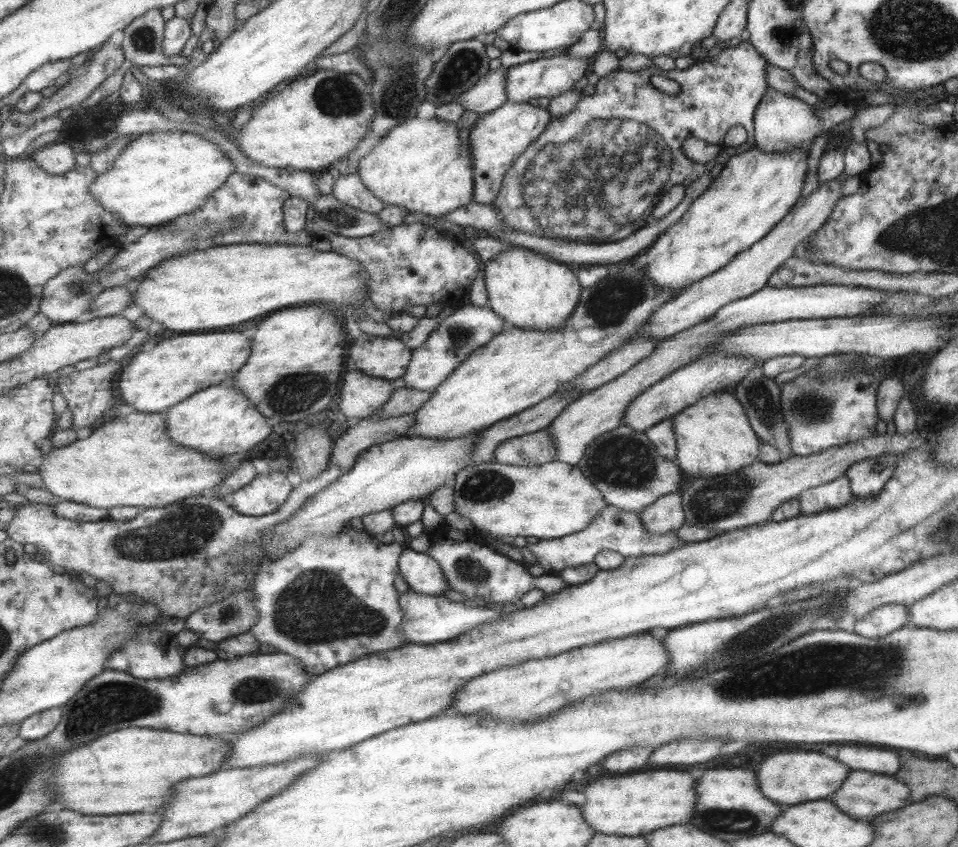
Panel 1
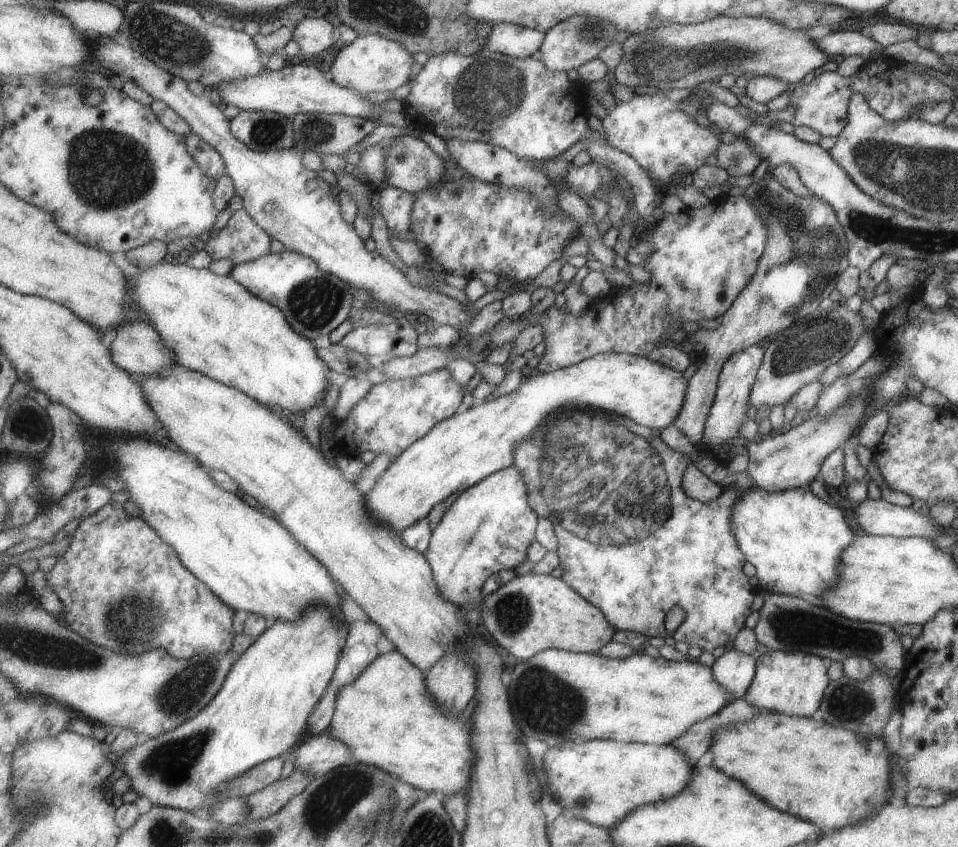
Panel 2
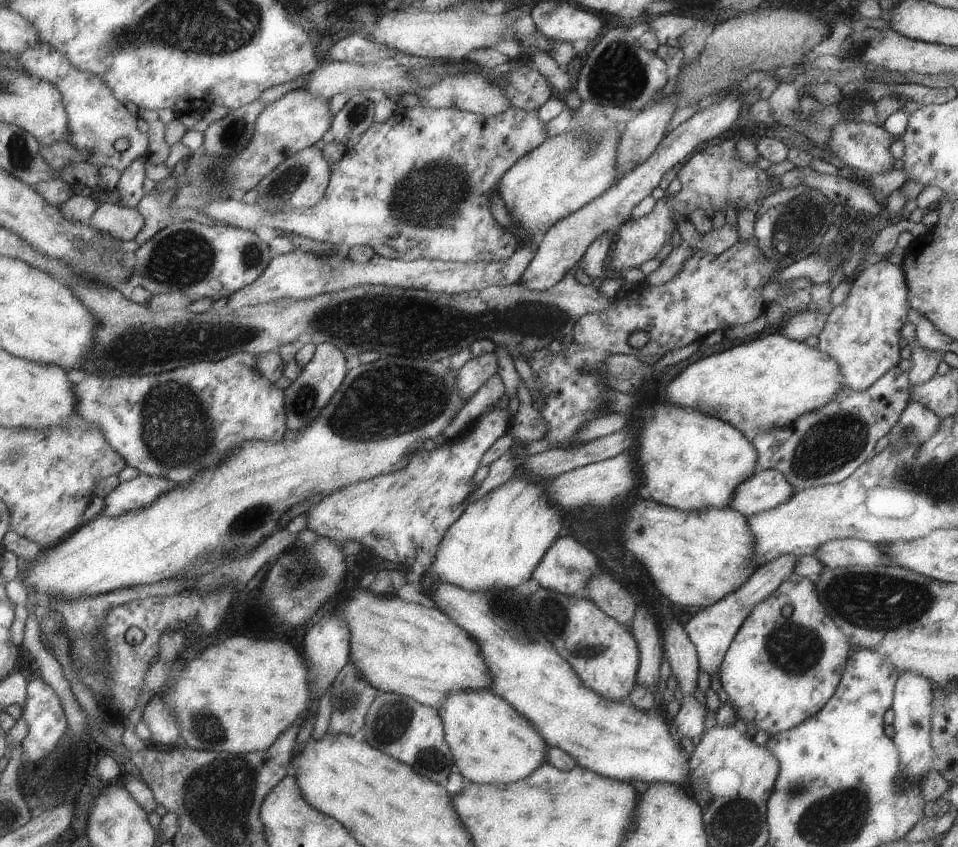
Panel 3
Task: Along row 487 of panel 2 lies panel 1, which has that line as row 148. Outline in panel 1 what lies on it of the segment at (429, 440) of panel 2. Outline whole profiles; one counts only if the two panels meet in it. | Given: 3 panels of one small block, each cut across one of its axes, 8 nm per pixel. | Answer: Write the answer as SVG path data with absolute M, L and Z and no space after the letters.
M429 115L429 120L413 117L390 130L375 149L359 160L357 173L367 187L385 204L407 207L411 214L443 216L461 206L475 201L475 158L469 140L461 140L461 130L456 123L447 123Z

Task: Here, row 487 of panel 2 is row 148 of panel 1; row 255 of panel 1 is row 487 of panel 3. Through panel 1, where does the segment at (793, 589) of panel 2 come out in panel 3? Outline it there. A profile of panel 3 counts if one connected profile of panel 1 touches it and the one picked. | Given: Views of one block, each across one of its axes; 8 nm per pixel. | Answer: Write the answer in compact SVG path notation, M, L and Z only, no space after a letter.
M655 399L647 408L641 408L641 412L643 416L639 421L642 427L636 428L637 446L634 449L639 466L639 484L635 488L635 495L677 510L729 507L735 486L747 480L757 469L757 452L751 441L727 422L693 408L671 404L669 400Z

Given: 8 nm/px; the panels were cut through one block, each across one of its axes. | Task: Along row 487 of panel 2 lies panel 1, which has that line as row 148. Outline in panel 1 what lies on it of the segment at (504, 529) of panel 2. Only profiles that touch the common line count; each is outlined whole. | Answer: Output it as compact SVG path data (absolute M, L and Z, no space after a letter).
M507 101L493 112L476 120L468 140L475 158L475 201L481 204L495 204L502 191L507 173L515 162L527 151L550 126L554 118L551 111L531 104Z

